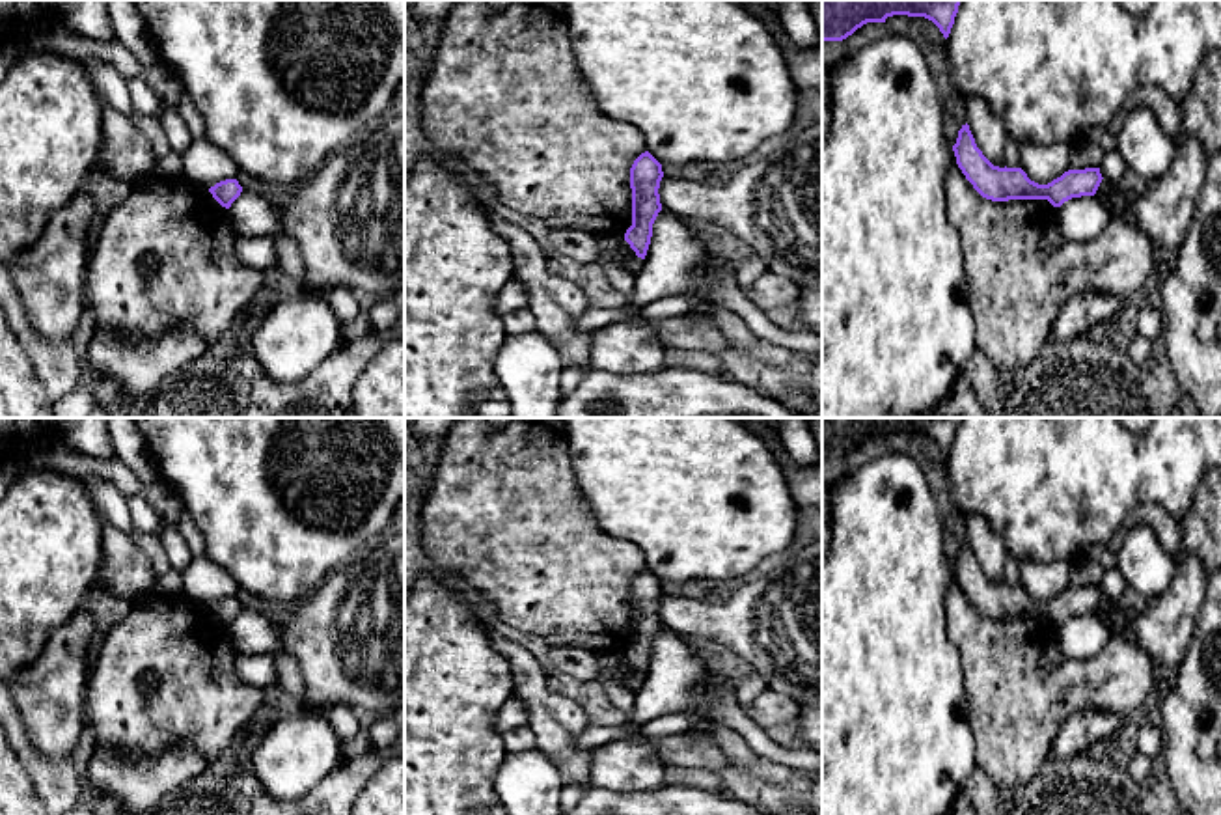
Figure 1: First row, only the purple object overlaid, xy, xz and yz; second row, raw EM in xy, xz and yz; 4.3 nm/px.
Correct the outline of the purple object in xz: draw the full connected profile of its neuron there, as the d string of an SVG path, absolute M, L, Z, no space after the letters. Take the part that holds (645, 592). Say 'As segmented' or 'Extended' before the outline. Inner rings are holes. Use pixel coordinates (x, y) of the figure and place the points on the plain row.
As segmented. M649 569L641 571L630 586L632 643L626 647L624 658L641 677L647 673L652 642L662 629L658 612L662 595L662 582Z

